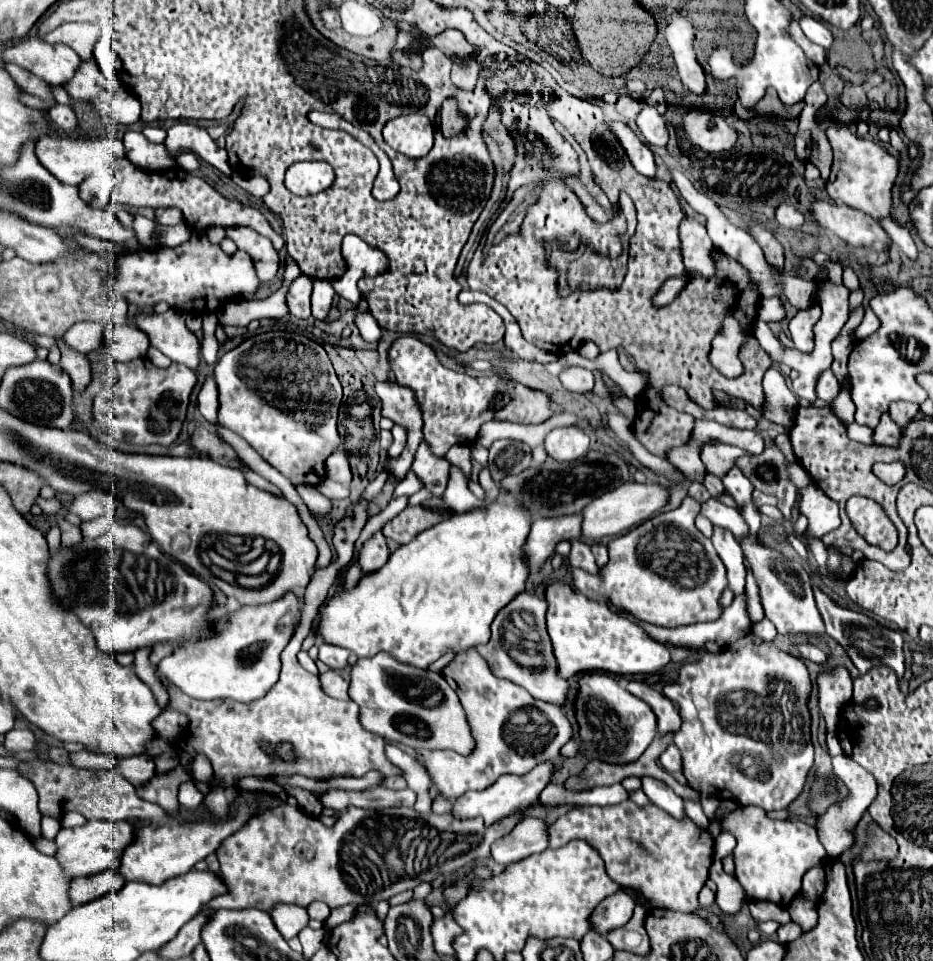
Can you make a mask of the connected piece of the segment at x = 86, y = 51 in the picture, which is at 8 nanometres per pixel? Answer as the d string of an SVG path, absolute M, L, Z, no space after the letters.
M66 23L46 33L42 39L48 43L64 43L72 47L82 59L90 59L98 37L100 27L94 23Z

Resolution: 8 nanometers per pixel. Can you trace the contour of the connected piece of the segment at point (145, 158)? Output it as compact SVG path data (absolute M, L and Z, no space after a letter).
M126 131L124 133L124 147L128 151L128 159L146 171L160 171L166 167L176 165L162 143L150 143L140 131Z

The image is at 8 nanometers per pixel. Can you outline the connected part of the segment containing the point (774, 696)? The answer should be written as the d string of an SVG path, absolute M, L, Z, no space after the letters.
M754 633L746 635L744 639L724 647L720 653L706 653L702 655L698 661L692 663L684 663L680 669L680 677L678 681L670 683L664 687L664 695L678 703L680 707L680 715L682 715L682 729L674 735L674 745L680 749L682 753L682 761L684 761L684 775L688 779L688 785L704 795L716 797L716 799L730 799L738 805L756 805L762 807L764 811L772 811L772 809L786 809L804 789L806 783L806 773L814 763L814 747L810 743L810 713L806 707L806 699L810 695L810 677L806 671L806 665L800 661L798 655L792 655L788 651L782 651L778 647L774 647L772 643L756 637Z

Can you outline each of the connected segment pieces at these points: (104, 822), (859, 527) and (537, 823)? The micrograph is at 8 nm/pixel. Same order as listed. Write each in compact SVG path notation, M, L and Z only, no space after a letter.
M90 819L80 827L72 827L72 829L60 829L60 833L56 835L56 845L58 845L58 853L56 859L60 861L60 865L68 871L68 875L74 877L86 877L104 869L112 869L116 865L120 865L120 855L122 851L134 843L136 837L136 829L134 825L130 825L128 821L110 821L110 819Z
M852 497L846 503L846 512L856 531L870 545L884 551L892 551L898 545L898 529L874 499Z
M526 817L508 835L494 841L492 845L494 861L508 865L524 857L530 857L534 853L542 853L548 847L546 829L548 829L548 823L544 819Z

